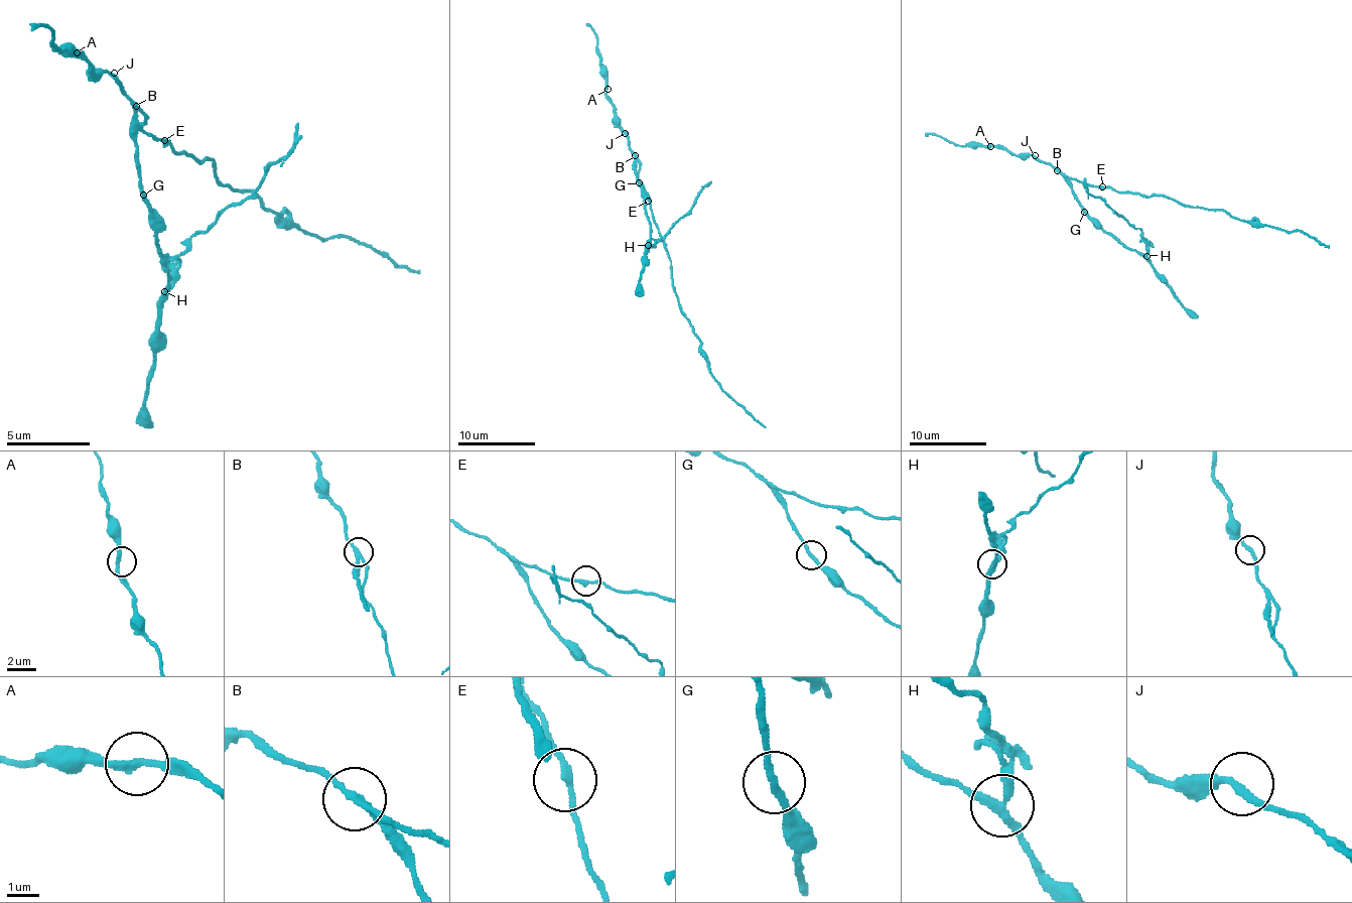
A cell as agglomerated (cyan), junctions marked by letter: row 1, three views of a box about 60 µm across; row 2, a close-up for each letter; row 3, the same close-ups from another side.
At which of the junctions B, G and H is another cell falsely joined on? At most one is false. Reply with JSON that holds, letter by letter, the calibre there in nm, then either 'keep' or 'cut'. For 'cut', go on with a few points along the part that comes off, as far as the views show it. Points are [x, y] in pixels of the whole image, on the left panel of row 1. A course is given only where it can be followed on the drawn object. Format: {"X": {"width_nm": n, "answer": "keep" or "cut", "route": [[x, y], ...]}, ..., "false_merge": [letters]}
{"B": {"width_nm": 190, "answer": "cut", "route": [[135, 107], [156, 140], [197, 161], [215, 161], [219, 182], [248, 190], [315, 237], [354, 237], [420, 274]]}, "G": {"width_nm": 240, "answer": "keep"}, "H": {"width_nm": 280, "answer": "keep"}, "false_merge": ["B"]}

